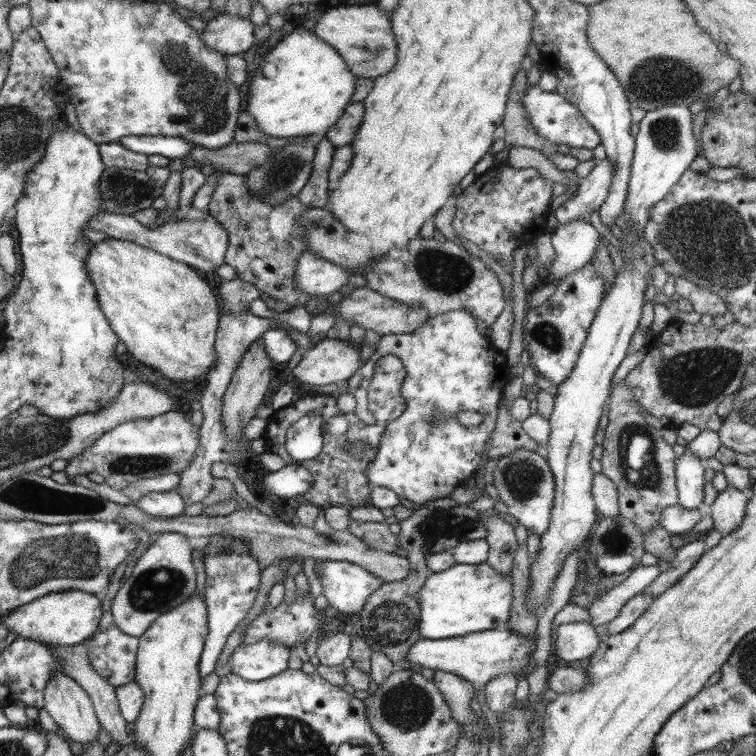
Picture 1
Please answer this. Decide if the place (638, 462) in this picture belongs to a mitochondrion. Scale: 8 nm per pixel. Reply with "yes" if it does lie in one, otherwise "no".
yes

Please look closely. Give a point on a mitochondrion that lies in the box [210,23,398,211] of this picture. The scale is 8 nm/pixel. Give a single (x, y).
(287, 170)

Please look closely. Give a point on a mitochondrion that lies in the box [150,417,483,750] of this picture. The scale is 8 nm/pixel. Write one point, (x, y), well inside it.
(408, 706)

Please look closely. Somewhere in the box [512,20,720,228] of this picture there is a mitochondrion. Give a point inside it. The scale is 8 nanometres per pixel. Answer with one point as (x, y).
(647, 81)

